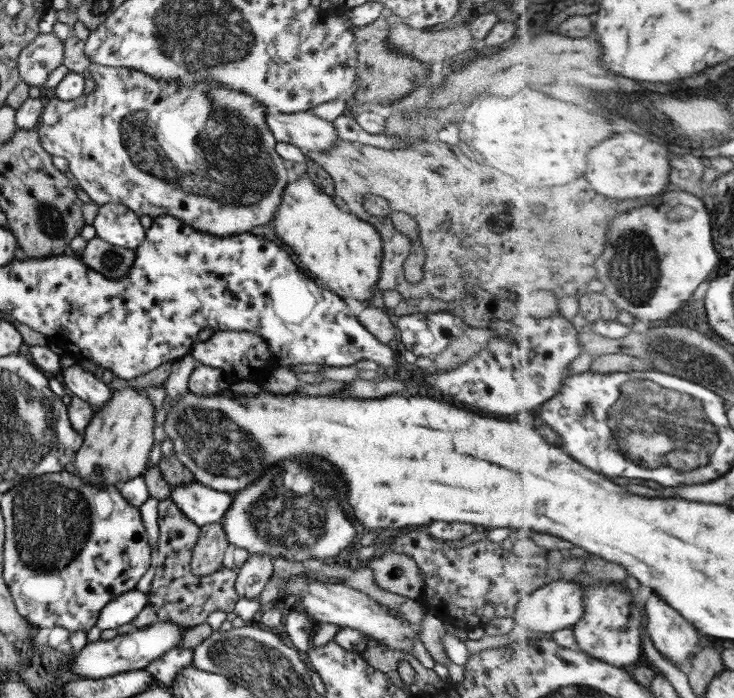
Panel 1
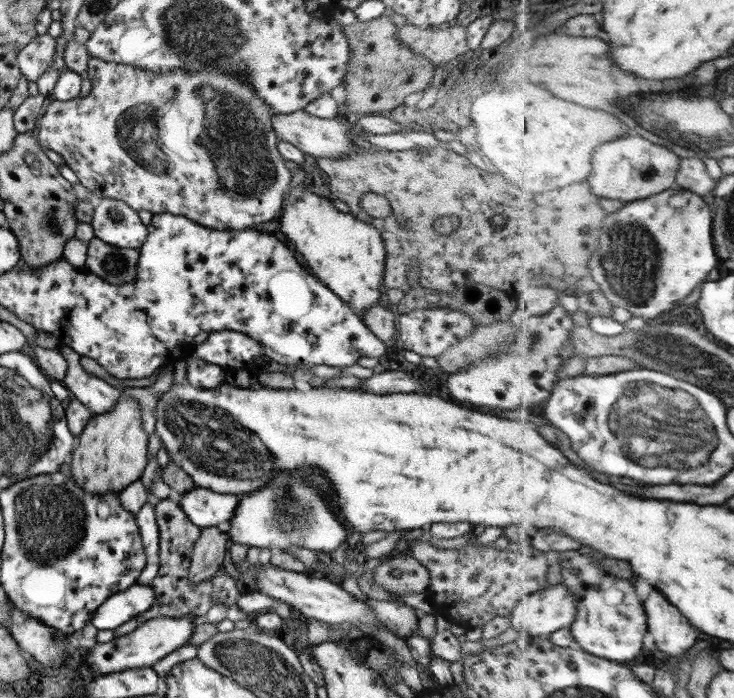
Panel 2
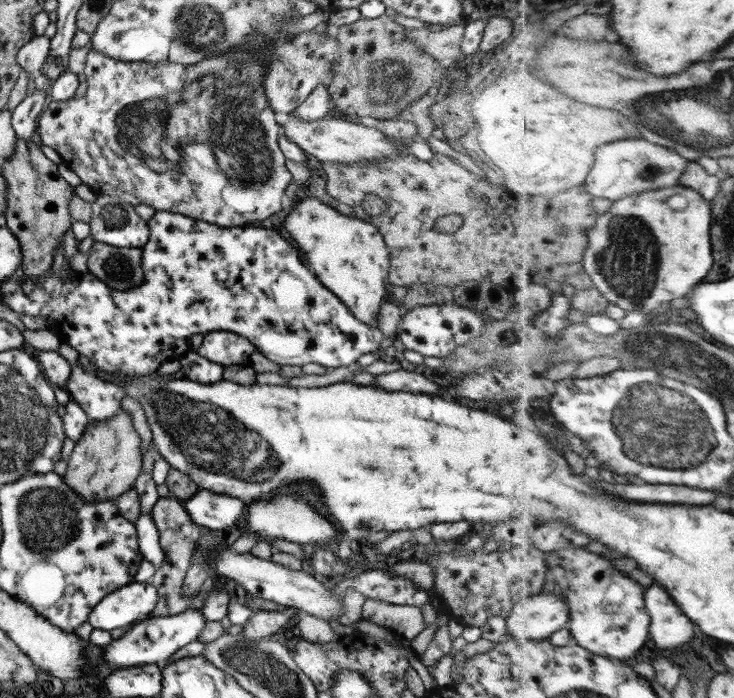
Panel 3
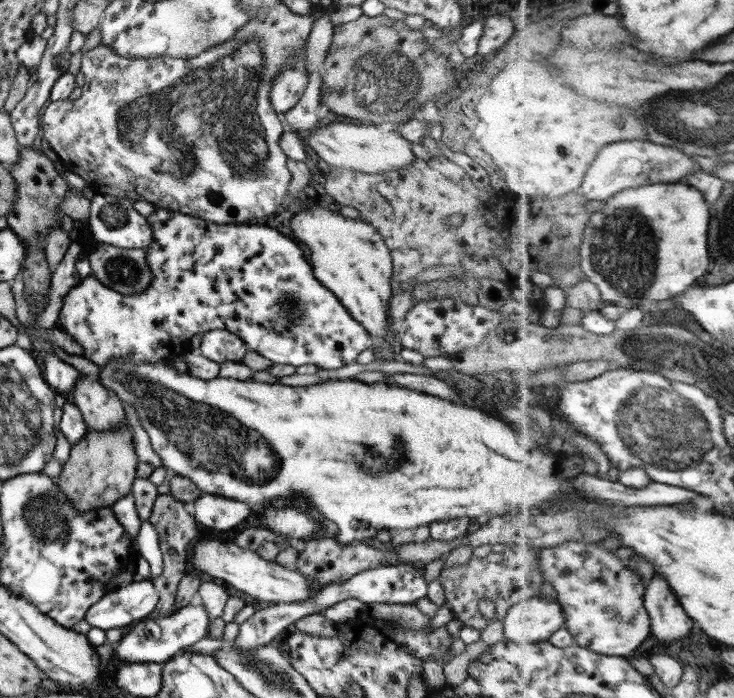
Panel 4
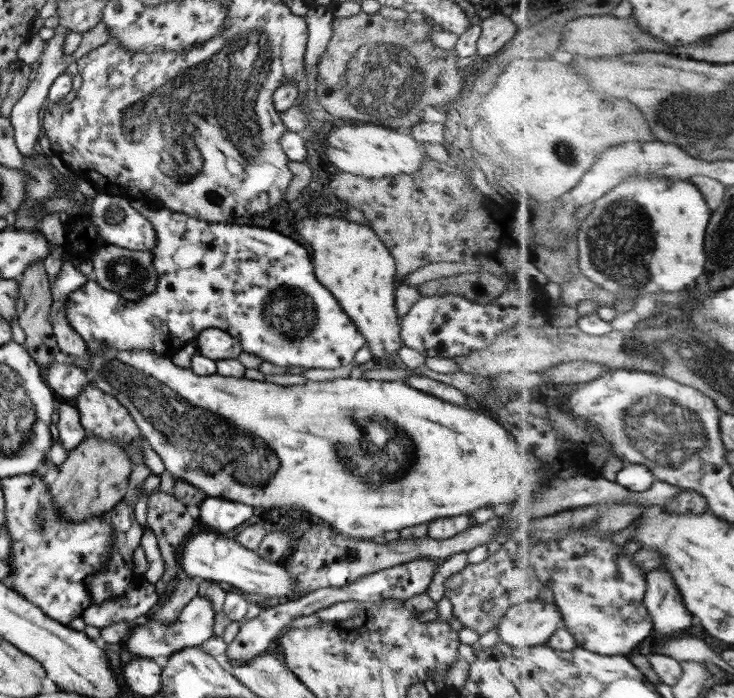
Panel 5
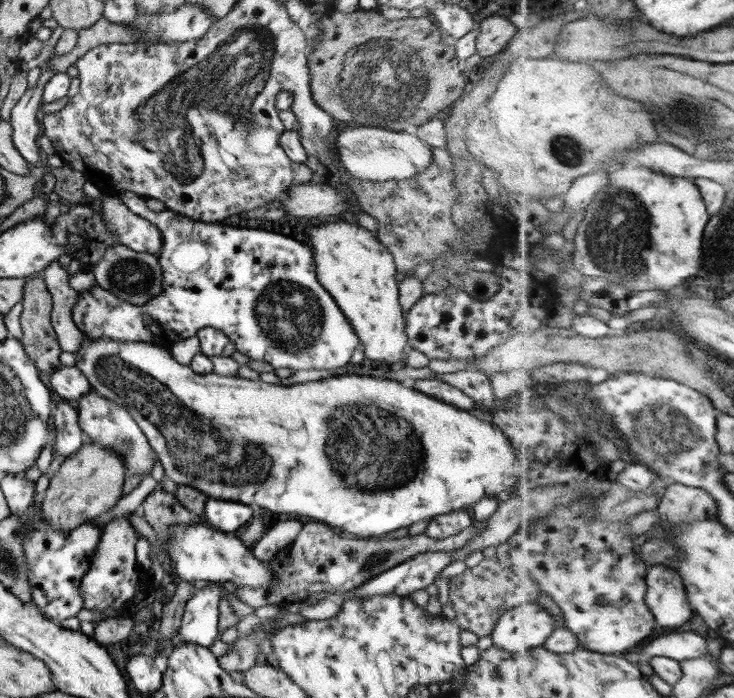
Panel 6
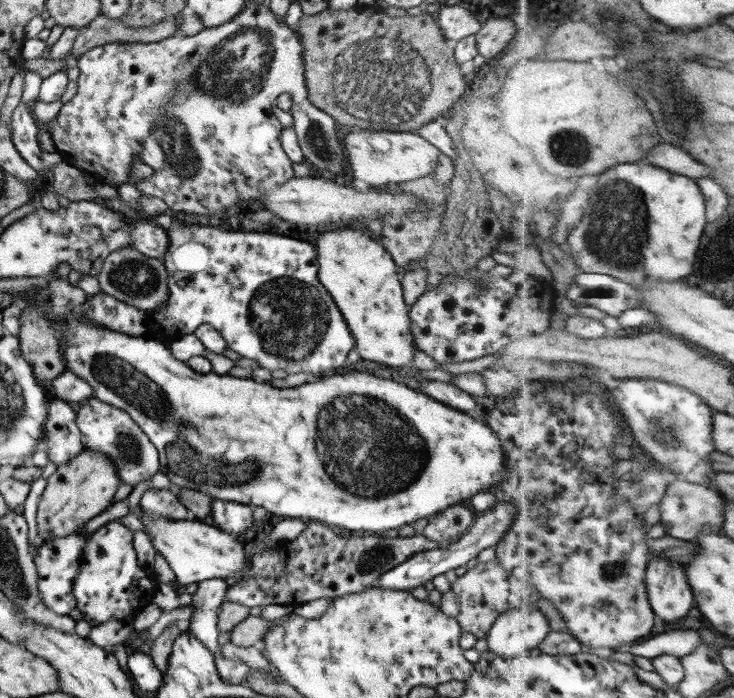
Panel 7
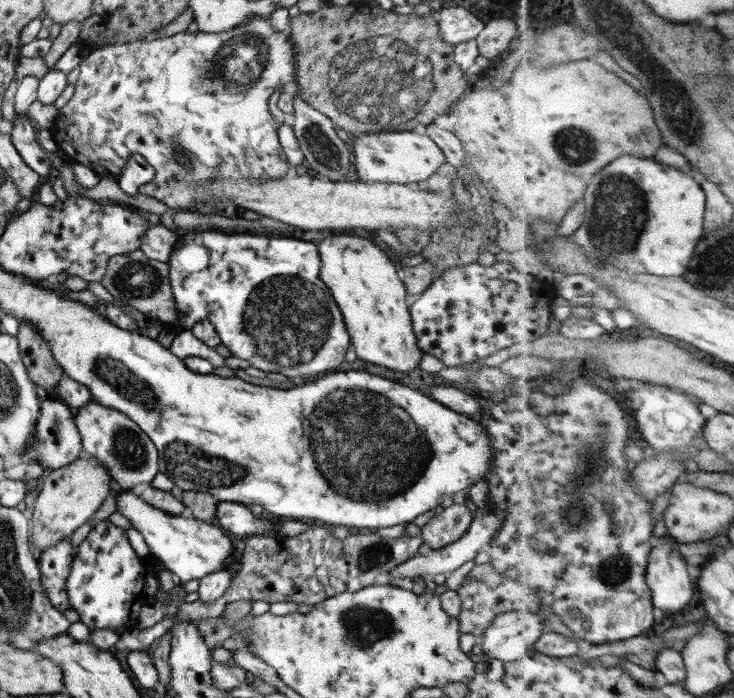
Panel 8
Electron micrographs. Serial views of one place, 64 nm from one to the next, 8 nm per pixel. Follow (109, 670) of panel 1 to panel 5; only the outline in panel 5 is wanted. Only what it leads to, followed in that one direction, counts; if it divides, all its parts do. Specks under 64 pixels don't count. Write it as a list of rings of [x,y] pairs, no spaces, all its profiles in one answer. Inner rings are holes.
[[[196,595],[191,602],[188,602],[188,605],[182,610],[176,621],[164,623],[155,614],[152,614],[146,624],[133,626],[130,636],[126,641],[126,652],[129,652],[132,656],[130,659],[146,658],[154,661],[158,656],[166,658],[166,656],[170,656],[172,653],[182,650],[182,648],[200,646],[203,642],[212,638],[214,636],[214,617],[216,617],[216,612],[212,609],[211,603],[204,598],[206,597]]]

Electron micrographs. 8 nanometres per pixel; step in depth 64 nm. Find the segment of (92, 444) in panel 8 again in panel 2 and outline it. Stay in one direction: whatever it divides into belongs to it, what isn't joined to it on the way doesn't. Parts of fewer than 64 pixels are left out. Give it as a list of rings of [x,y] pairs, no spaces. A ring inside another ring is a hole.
[[[72,351],[65,352],[68,359],[68,367],[66,375],[64,375],[64,380],[62,380],[62,385],[68,390],[71,395],[71,398],[80,400],[90,411],[92,411],[92,417],[96,415],[102,415],[110,409],[113,408],[113,405],[116,404],[117,399],[120,396],[132,396],[139,401],[140,406],[145,409],[149,408],[154,410],[158,407],[158,402],[162,395],[172,388],[172,382],[174,381],[174,373],[168,372],[156,380],[156,382],[146,388],[127,388],[125,390],[117,389],[112,387],[109,383],[106,383],[103,379],[96,377],[92,374],[88,374],[86,370],[82,368],[79,364],[79,356]]]

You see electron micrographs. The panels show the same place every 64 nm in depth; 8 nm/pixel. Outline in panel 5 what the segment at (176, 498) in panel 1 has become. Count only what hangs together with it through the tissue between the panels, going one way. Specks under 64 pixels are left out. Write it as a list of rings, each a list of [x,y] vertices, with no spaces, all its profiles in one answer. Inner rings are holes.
[[[208,497],[200,501],[198,519],[225,534],[240,526],[254,513],[253,506],[220,497]]]

